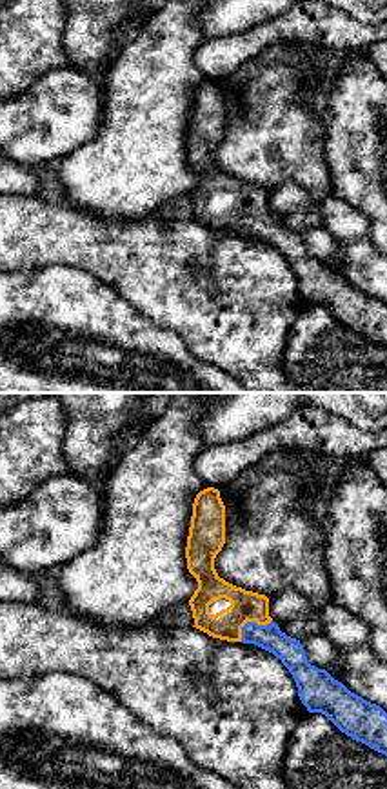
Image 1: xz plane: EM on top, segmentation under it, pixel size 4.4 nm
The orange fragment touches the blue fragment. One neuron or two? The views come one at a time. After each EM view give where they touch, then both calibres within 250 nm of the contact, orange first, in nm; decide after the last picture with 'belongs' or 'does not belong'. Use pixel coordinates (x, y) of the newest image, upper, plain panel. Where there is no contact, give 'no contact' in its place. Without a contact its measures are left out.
contact (249, 213); calibres 140 and 120 nm

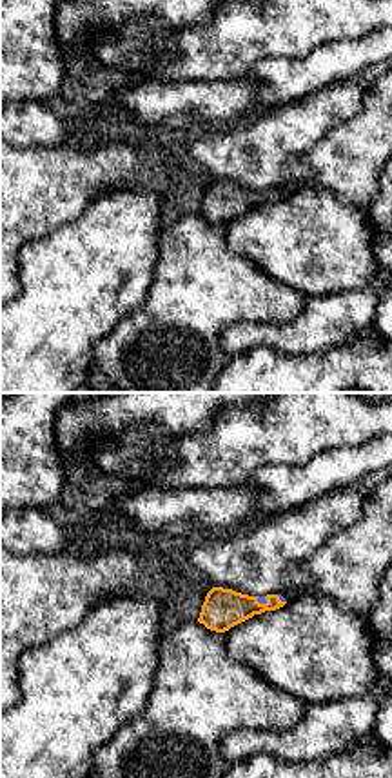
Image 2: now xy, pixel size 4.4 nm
contact (262, 197); calibres 180 and 30 nm

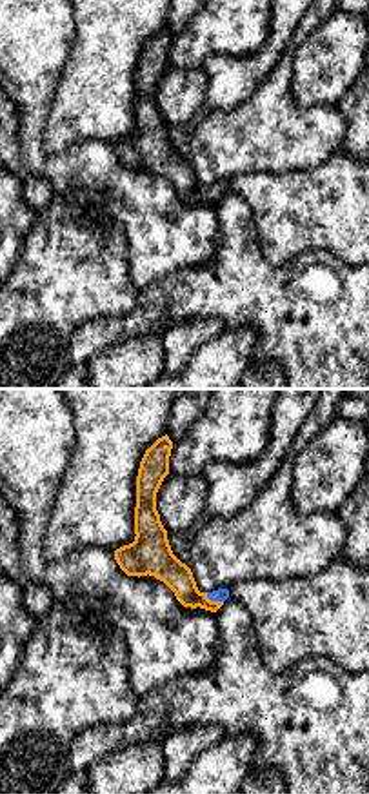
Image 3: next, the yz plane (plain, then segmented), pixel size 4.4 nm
contact (213, 195); calibres 120 and 60 nm

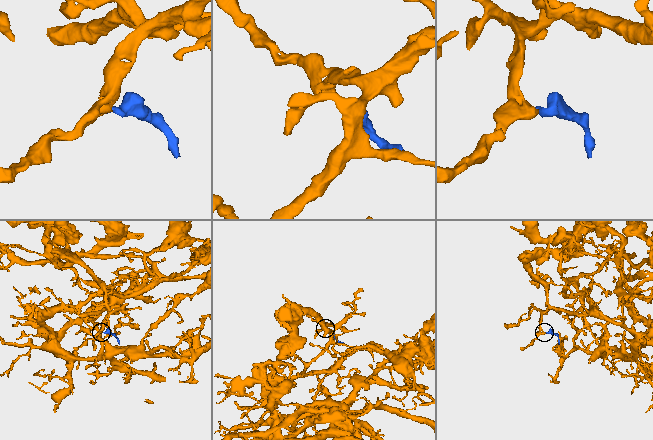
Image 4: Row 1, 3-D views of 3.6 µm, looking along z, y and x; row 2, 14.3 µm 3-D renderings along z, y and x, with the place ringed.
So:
belongs

